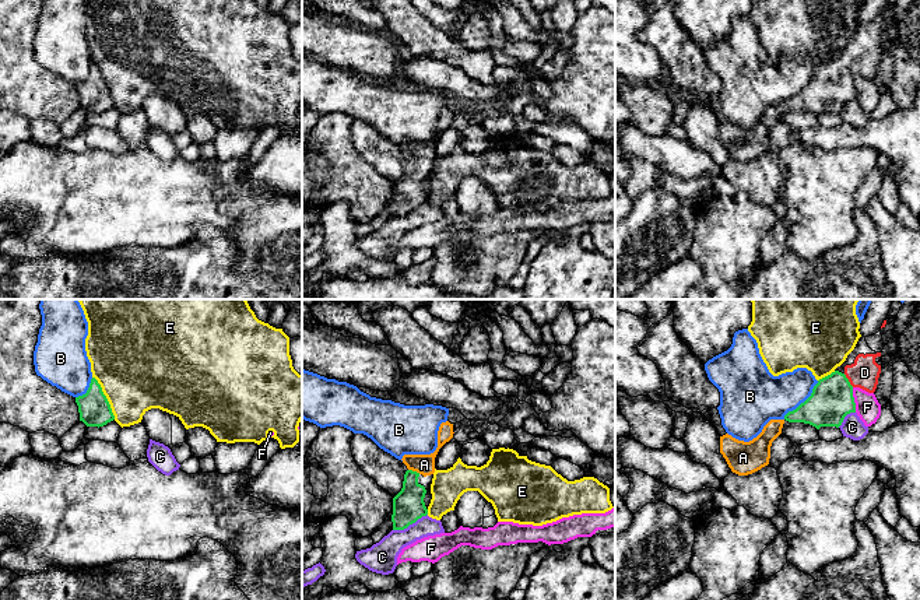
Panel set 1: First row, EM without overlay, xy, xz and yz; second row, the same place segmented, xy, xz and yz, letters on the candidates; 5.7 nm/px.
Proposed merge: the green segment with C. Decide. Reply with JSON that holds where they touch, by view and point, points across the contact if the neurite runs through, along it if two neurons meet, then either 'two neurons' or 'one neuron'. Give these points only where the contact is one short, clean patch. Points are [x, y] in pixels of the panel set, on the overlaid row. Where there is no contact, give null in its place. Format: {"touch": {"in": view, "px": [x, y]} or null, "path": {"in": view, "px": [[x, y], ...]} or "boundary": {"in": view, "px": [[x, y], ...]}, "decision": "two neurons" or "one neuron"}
{"touch": {"in": "xz", "px": [410, 523]}, "boundary": {"in": "xz", "px": [[427, 513], [406, 527], [393, 530]]}, "decision": "two neurons"}

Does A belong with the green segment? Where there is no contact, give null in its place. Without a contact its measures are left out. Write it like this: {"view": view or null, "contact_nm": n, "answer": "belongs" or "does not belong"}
{"view": "xz", "contact_nm": 80, "answer": "belongs"}

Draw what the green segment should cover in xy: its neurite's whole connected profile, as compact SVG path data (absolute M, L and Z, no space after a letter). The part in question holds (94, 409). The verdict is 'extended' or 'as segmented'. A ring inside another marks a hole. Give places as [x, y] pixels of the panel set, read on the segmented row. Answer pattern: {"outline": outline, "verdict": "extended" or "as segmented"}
{"outline": "M95 378L91 379L85 394L76 397L80 421L87 427L103 427L115 420L110 404Z", "verdict": "as segmented"}

